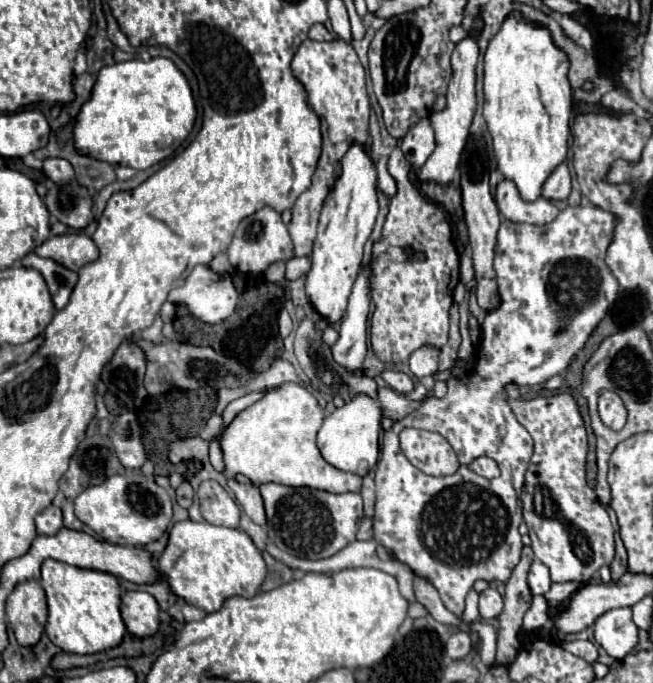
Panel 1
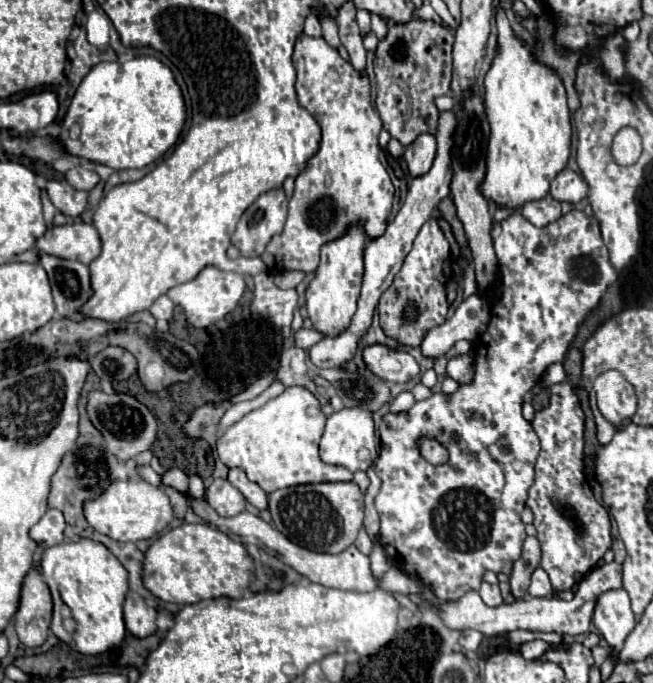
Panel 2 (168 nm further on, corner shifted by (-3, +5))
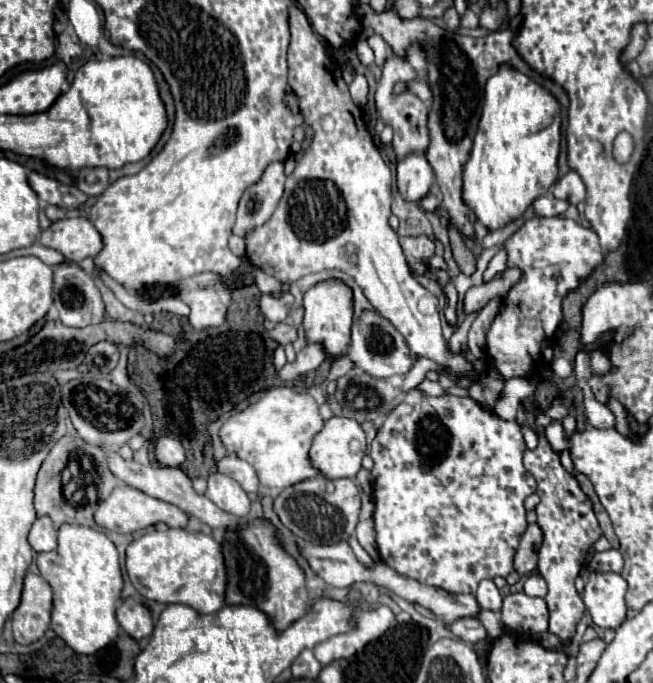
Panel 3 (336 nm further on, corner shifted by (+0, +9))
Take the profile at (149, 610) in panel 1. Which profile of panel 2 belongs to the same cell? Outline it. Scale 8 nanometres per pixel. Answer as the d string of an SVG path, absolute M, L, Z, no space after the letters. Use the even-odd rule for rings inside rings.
M128 594L124 602L124 624L126 628L138 636L138 638L148 638L156 632L156 610L146 606L144 598L138 594Z

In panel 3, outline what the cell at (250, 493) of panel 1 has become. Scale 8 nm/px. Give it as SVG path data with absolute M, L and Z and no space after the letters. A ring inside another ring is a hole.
M225 456L217 462L217 468L221 474L227 474L231 476L233 480L237 480L241 484L241 488L247 492L247 494L253 494L259 490L259 480L257 480L257 474L253 470L251 464L247 464L245 460L237 458L237 456Z

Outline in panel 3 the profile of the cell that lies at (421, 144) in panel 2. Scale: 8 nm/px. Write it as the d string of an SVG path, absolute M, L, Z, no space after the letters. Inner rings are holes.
M407 154L397 164L397 188L409 202L419 202L433 186L433 168L425 154Z

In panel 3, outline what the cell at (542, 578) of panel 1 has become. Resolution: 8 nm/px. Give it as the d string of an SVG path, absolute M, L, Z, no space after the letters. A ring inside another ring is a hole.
M535 572L535 574L527 576L527 580L525 580L525 594L529 594L529 596L545 596L547 594L547 584L545 584L541 574Z

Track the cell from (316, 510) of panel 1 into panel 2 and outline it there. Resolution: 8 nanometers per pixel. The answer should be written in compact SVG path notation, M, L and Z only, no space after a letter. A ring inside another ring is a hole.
M354 482L302 484L276 490L268 496L268 510L274 526L298 546L314 552L338 554L354 544L364 518L364 494Z

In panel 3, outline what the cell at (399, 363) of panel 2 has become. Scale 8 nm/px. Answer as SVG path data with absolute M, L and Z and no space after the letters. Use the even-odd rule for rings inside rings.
M363 312L357 322L353 322L351 328L351 346L349 346L349 358L353 364L367 374L375 378L389 378L393 374L407 374L413 366L413 360L409 356L409 346L405 344L403 336L397 332L397 328L381 318L377 312Z

